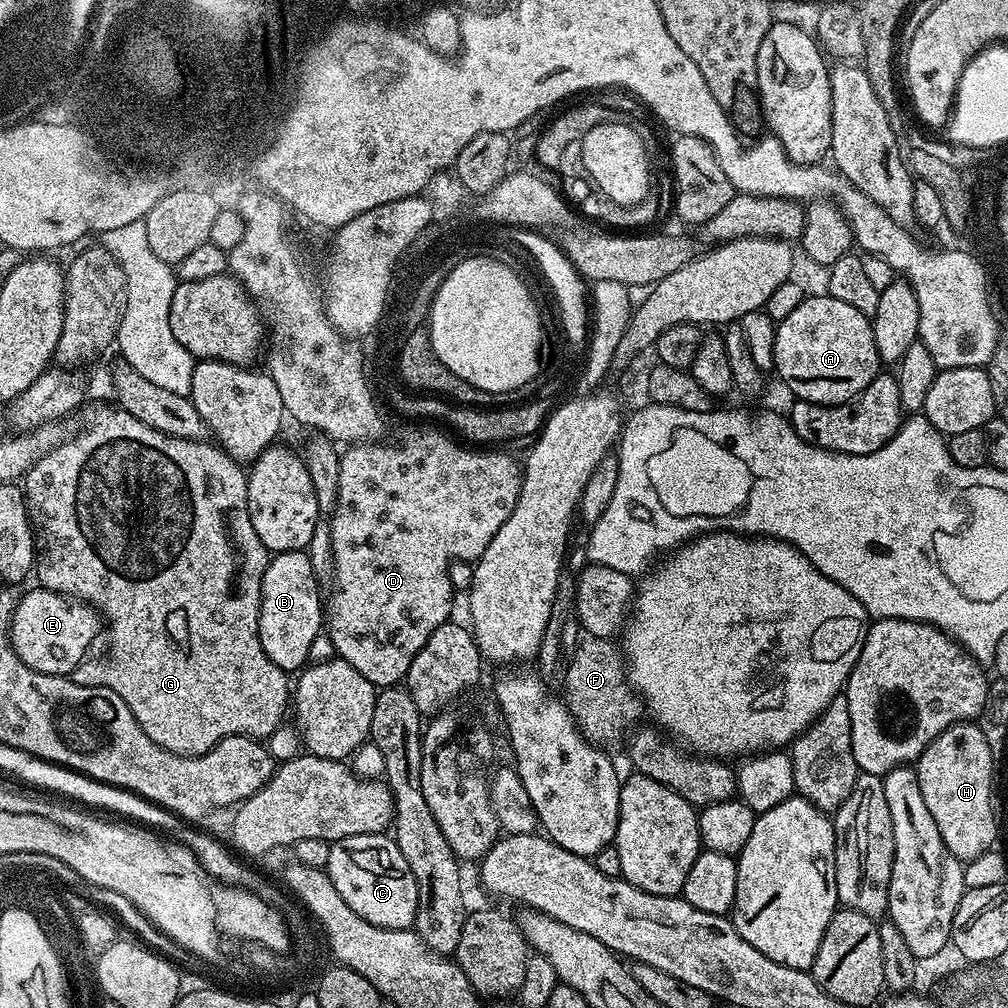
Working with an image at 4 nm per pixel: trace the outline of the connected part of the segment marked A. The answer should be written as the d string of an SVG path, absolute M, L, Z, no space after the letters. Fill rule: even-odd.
M827 294L805 295L798 310L779 320L774 338L774 362L775 375L780 375L781 382L793 392L793 397L809 400L811 404L845 404L866 390L882 371L882 361L874 346L871 319L854 310L854 306L846 306L846 302L838 302L838 298Z

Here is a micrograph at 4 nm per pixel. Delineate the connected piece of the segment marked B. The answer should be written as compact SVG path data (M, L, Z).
M307 551L302 552L277 552L271 557L266 566L266 574L262 578L262 598L260 599L260 621L258 622L258 634L262 642L262 650L266 650L266 658L270 658L270 662L274 662L274 666L278 666L281 670L289 674L296 674L301 671L309 663L308 655L312 652L312 647L316 644L316 635L321 635L322 629L326 624L326 608L322 603L322 592L320 596L320 584L316 581L316 568L312 565L312 560L308 557Z

